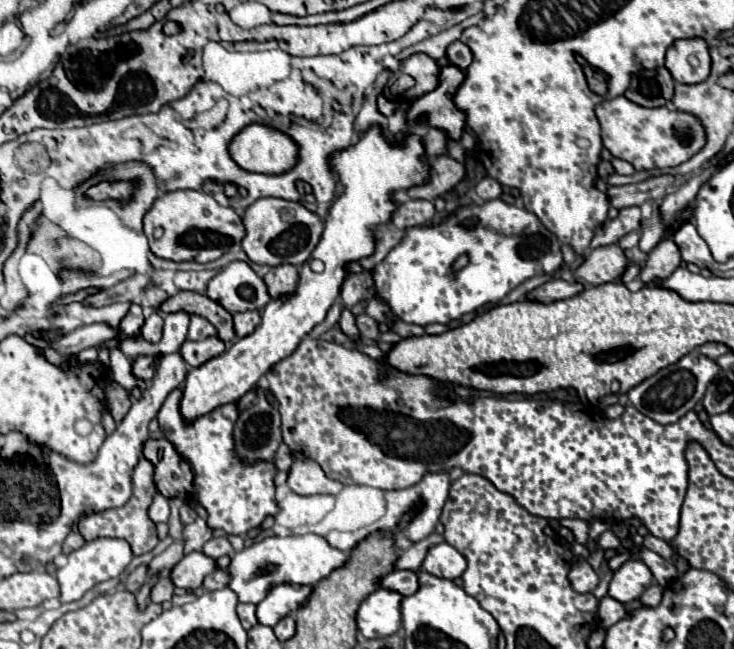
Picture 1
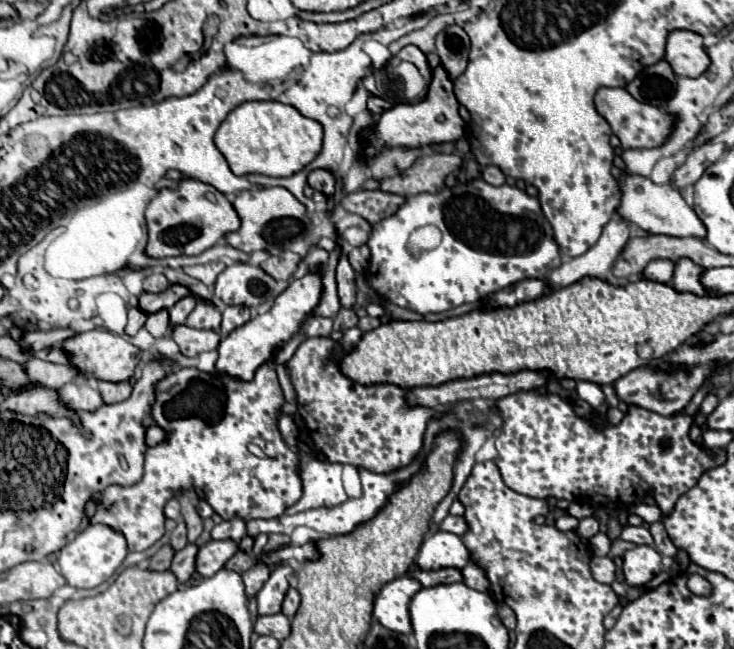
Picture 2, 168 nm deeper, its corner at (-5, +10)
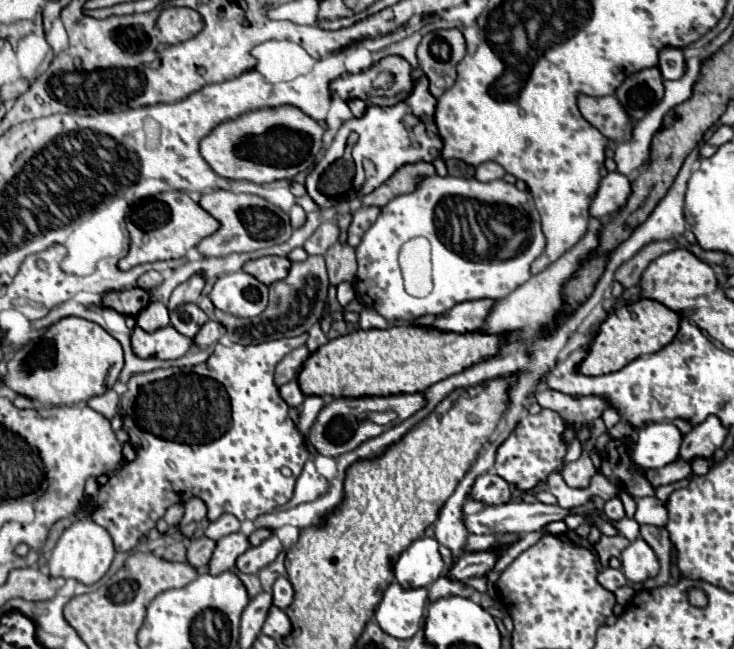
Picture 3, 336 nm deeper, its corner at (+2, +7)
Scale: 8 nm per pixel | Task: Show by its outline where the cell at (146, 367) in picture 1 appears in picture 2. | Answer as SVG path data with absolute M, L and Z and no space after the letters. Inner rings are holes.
M89 330L75 334L75 338L67 338L61 344L61 350L69 356L71 366L75 366L81 380L107 380L107 382L123 382L129 380L133 368L139 364L139 348L129 342L125 336L117 336L109 330Z

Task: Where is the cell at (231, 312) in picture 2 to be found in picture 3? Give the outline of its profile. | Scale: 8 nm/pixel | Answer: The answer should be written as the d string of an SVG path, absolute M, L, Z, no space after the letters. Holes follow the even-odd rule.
M208 321L200 333L194 337L194 345L196 347L208 347L208 345L216 345L218 339L226 333L224 325L220 325L218 321Z

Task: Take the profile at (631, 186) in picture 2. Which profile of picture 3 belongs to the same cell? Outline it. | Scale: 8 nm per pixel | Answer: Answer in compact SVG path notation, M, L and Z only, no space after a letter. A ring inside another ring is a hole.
M618 171L608 173L602 179L600 189L590 205L590 215L592 217L614 215L616 211L620 211L628 203L630 195L632 195L632 181Z

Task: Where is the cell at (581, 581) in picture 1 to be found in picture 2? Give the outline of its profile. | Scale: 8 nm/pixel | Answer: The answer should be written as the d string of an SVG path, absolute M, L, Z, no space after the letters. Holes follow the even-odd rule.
M591 558L591 572L593 578L601 584L613 584L615 582L615 564L611 558Z

